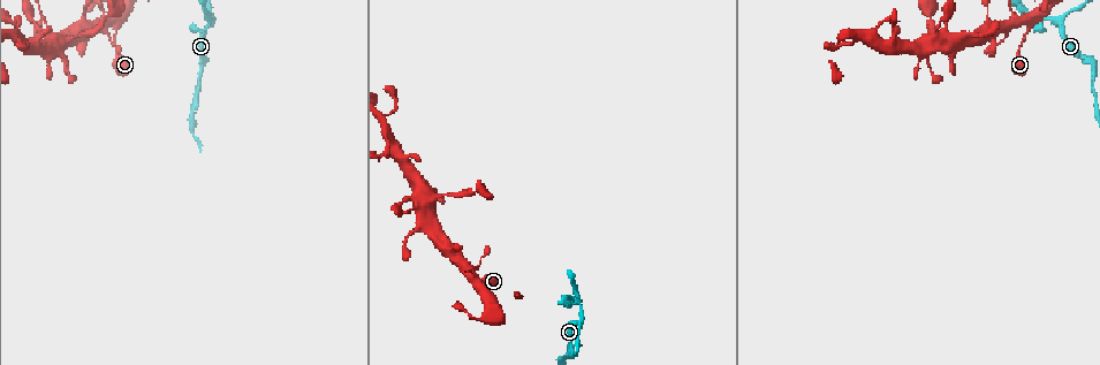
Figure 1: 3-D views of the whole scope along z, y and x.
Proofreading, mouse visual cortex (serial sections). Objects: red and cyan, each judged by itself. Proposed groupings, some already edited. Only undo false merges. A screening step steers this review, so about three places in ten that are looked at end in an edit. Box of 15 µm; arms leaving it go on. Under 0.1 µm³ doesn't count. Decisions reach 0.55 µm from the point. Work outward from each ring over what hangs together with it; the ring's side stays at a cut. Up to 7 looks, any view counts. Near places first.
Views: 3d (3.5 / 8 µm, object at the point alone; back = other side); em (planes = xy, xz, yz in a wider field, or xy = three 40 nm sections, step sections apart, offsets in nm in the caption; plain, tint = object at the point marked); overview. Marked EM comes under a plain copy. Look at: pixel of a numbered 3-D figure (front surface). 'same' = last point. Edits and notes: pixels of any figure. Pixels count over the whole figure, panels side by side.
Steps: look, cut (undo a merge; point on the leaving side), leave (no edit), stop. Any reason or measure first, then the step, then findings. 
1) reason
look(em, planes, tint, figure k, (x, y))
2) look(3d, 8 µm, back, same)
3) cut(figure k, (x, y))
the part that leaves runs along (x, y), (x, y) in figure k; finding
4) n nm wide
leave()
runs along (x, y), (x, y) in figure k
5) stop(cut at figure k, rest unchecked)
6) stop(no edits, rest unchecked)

sharp bend
look(3d, 3.5 µm, figure 1, (580, 322))

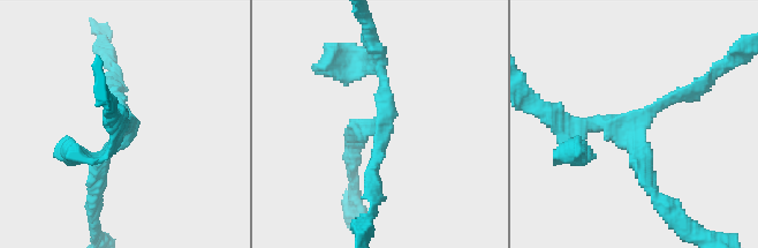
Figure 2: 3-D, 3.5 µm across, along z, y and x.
3 arms; arms of 150, 150, 150 nm; shape alone is not enough
look(em, xy, step 1, tint, figure 2, (380, 123))

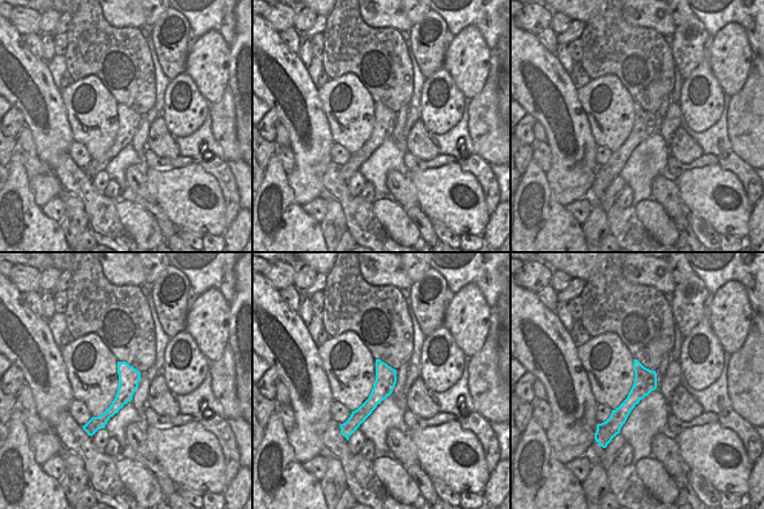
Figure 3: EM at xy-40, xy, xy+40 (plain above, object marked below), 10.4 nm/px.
leave()
runs along (657, 198), (624, 124), (566, 120) in figure 2; continuous, no second cell

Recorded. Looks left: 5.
abrupt turn
look(3d, 3.5 µm, figure 1, (485, 291))

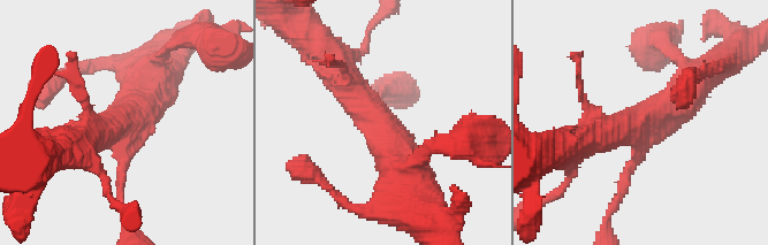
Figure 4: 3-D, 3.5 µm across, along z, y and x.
now the EM
look(em, xy, step 2, tint, figure 4, (638, 136))

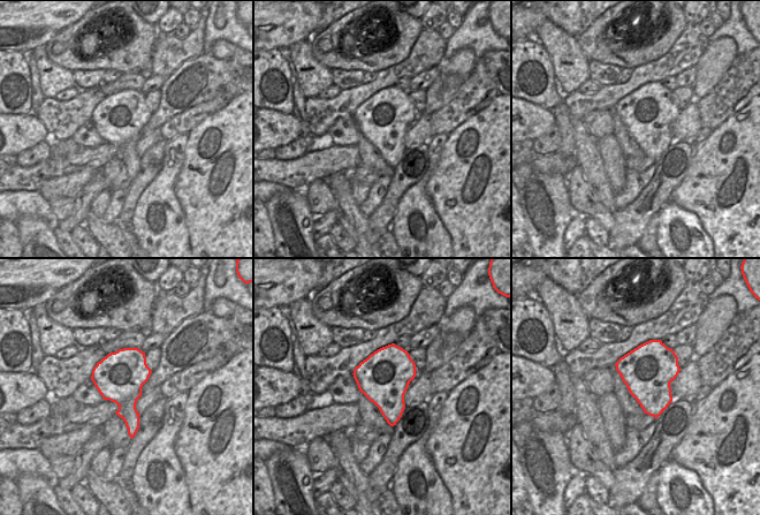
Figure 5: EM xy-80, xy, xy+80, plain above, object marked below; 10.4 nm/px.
3 arms
leave()
runs along (123, 207), (123, 137), (81, 140) in figure 4; one cell here

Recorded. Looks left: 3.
look(3d, 8 µm, figure 1, (943, 39))

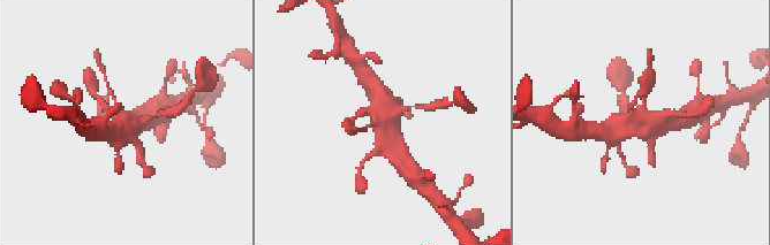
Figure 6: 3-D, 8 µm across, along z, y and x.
zoom in
look(3d, 3.5 µm, figure 6, (638, 121))

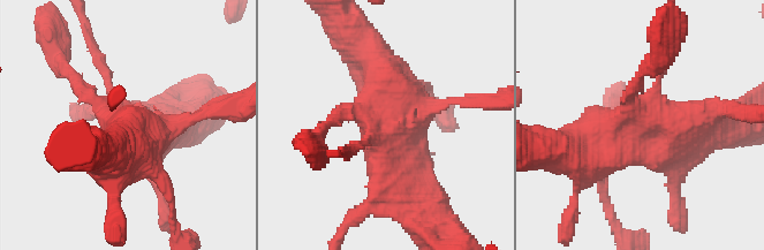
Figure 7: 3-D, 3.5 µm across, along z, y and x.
look(em, xy, step 5, tint, figure 7, (380, 128))

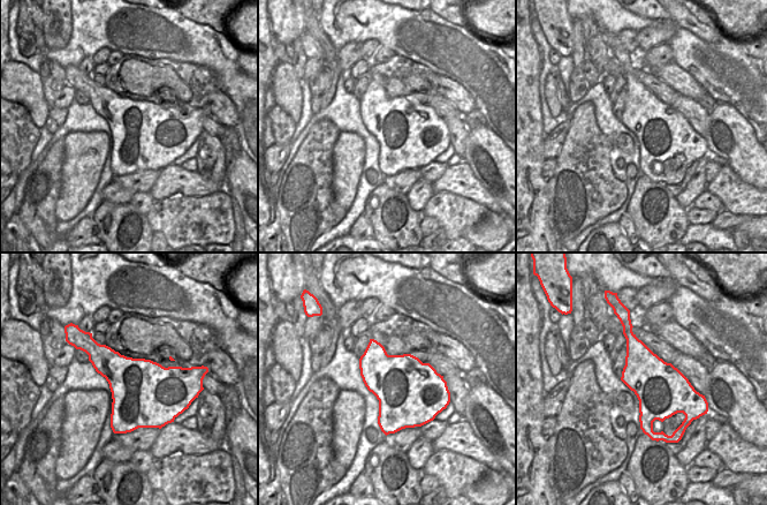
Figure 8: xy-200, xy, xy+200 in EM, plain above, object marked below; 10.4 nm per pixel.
leave()
runs along (422, 201), (376, 62) in figure 7; one cell here

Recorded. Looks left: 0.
stop(no edits, rest unchecked)

